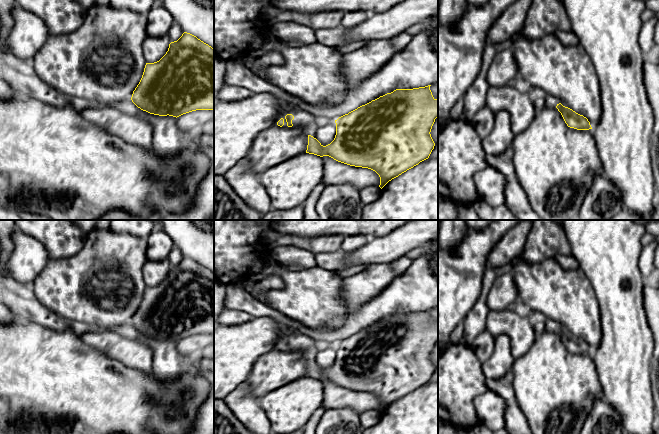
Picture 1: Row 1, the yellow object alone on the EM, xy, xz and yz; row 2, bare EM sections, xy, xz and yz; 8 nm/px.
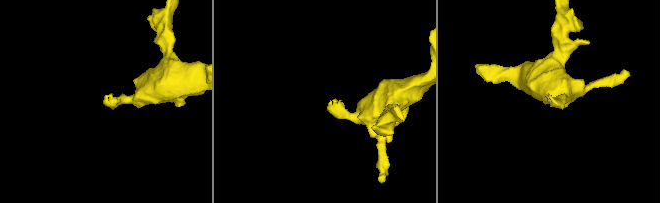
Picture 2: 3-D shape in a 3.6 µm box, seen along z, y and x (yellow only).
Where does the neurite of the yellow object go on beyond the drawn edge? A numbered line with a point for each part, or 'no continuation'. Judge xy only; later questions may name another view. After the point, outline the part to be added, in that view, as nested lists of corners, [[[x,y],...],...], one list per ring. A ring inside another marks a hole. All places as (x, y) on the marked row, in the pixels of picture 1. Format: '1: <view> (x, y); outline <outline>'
no continuation

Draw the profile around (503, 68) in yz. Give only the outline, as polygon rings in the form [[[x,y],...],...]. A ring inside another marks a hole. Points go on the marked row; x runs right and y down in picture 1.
[[[511,48],[498,51],[488,68],[487,80],[490,87],[508,85],[508,82],[518,77],[518,67]]]

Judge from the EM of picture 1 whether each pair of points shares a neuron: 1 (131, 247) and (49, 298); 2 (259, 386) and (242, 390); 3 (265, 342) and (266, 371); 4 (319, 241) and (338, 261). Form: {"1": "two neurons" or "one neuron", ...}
{"1": "one neuron", "2": "two neurons", "3": "two neurons", "4": "two neurons"}

